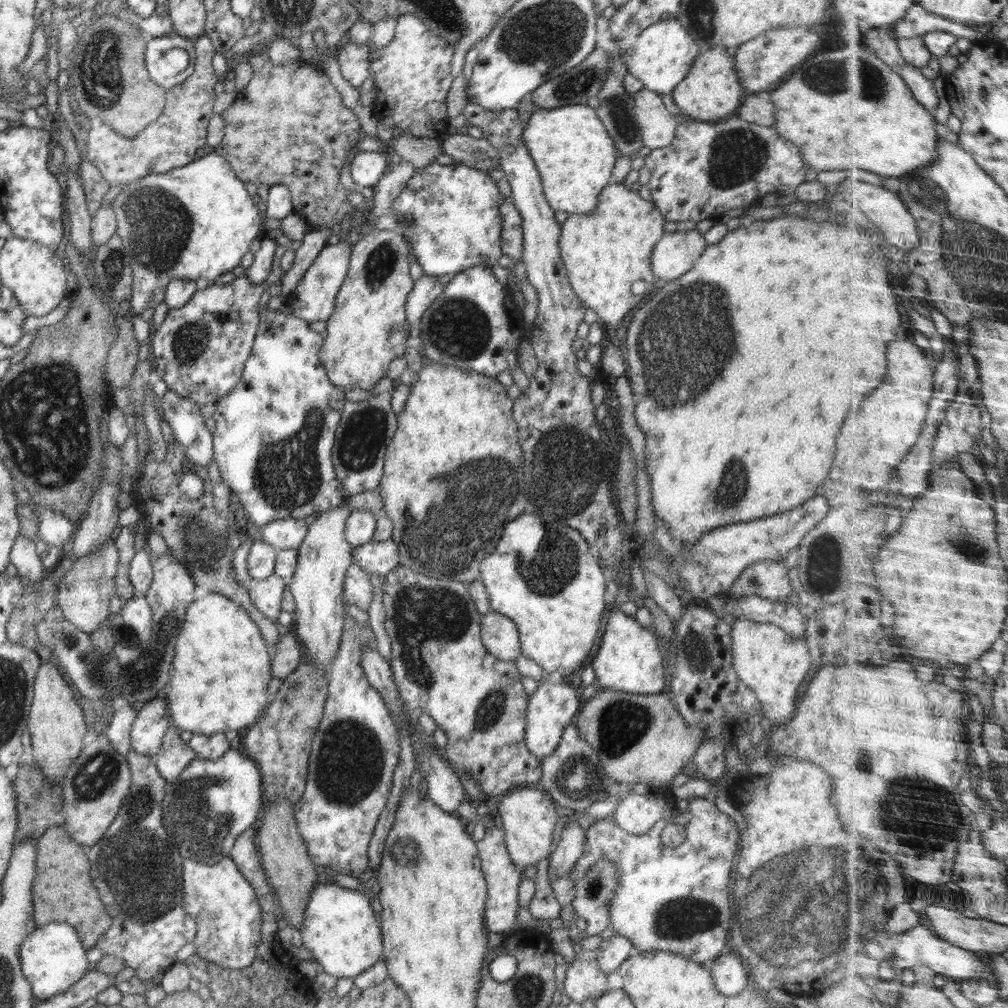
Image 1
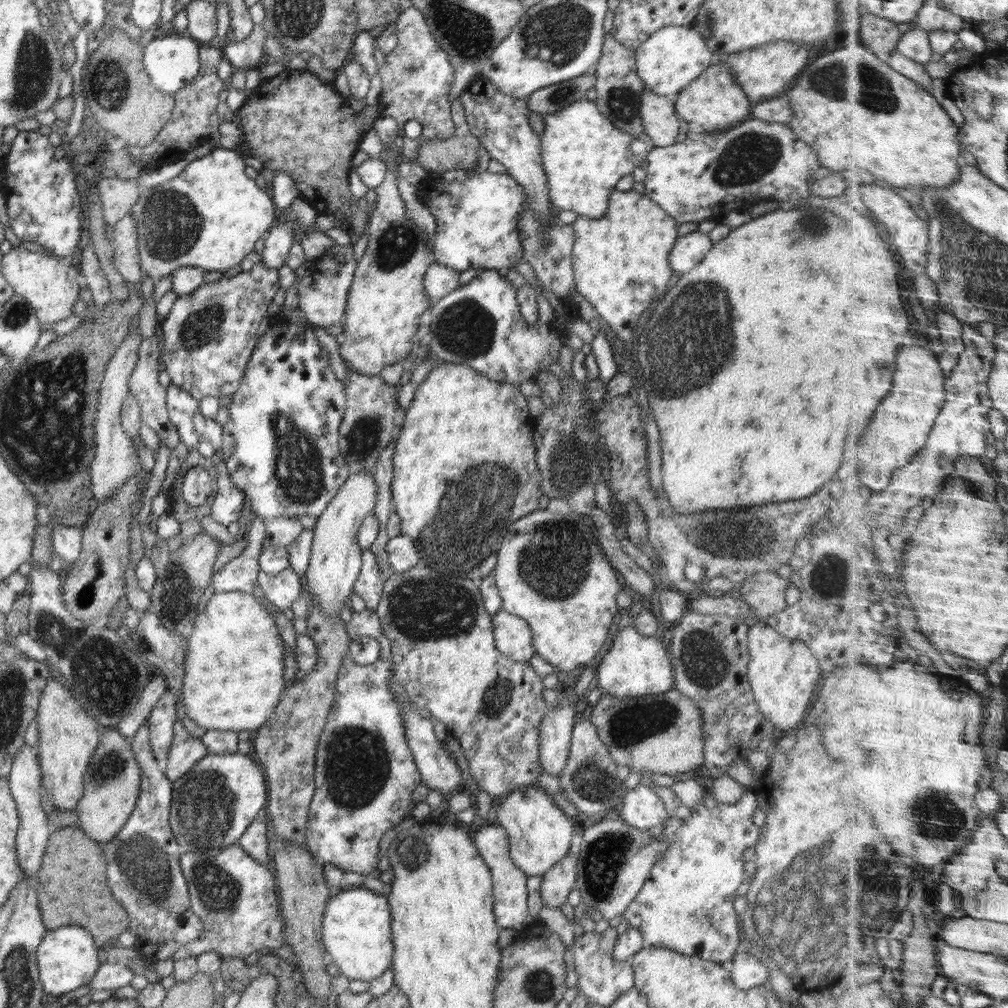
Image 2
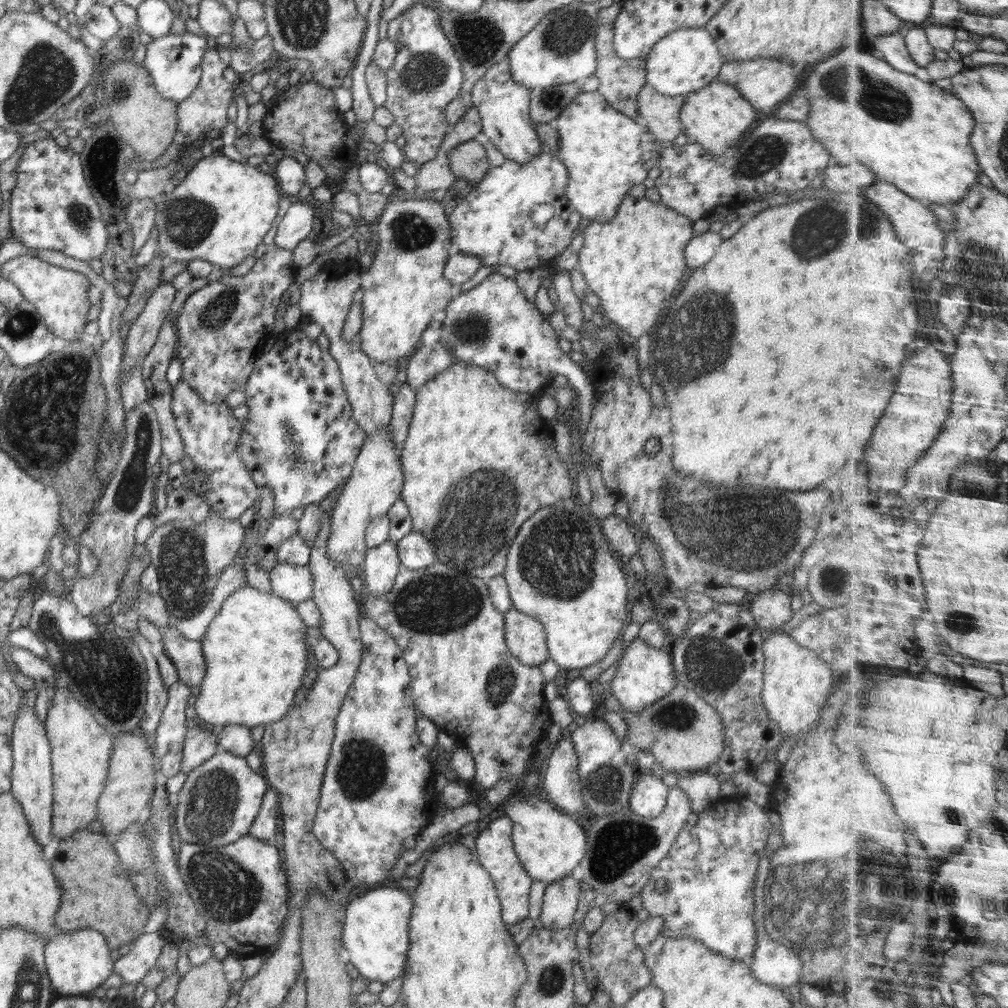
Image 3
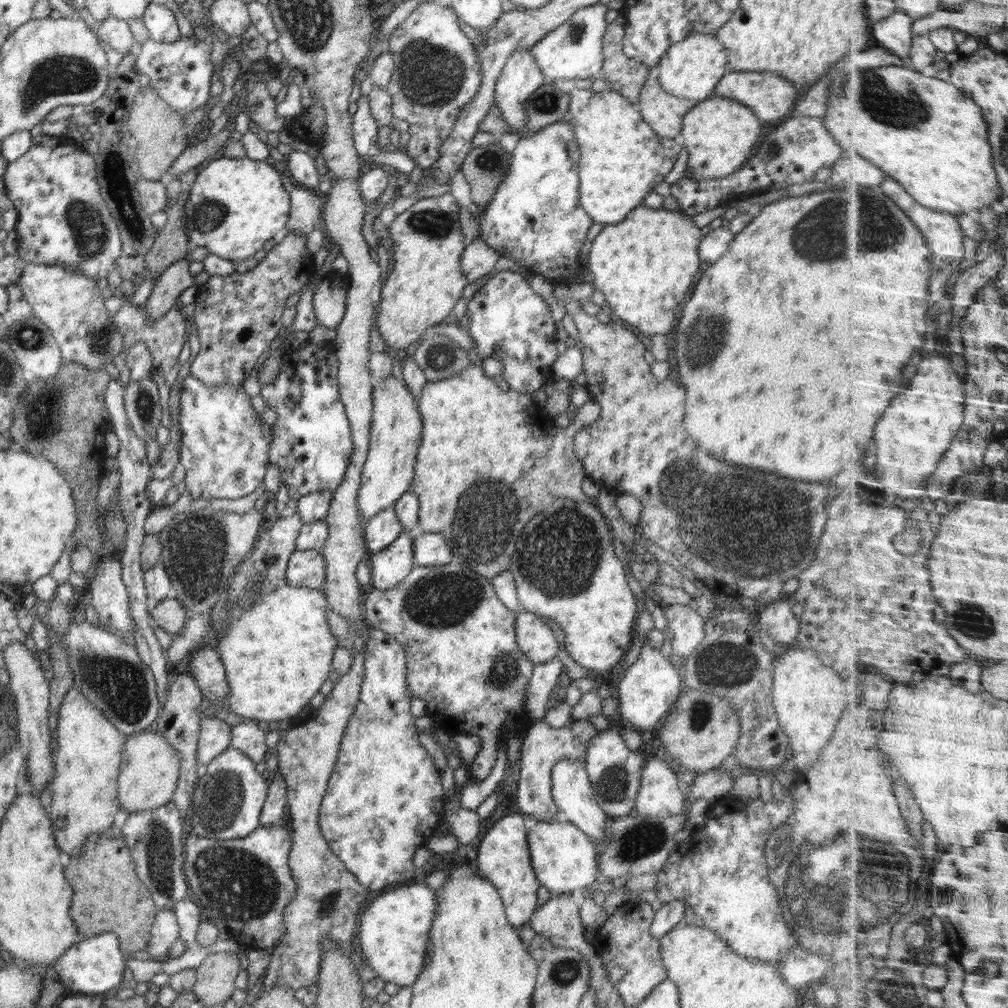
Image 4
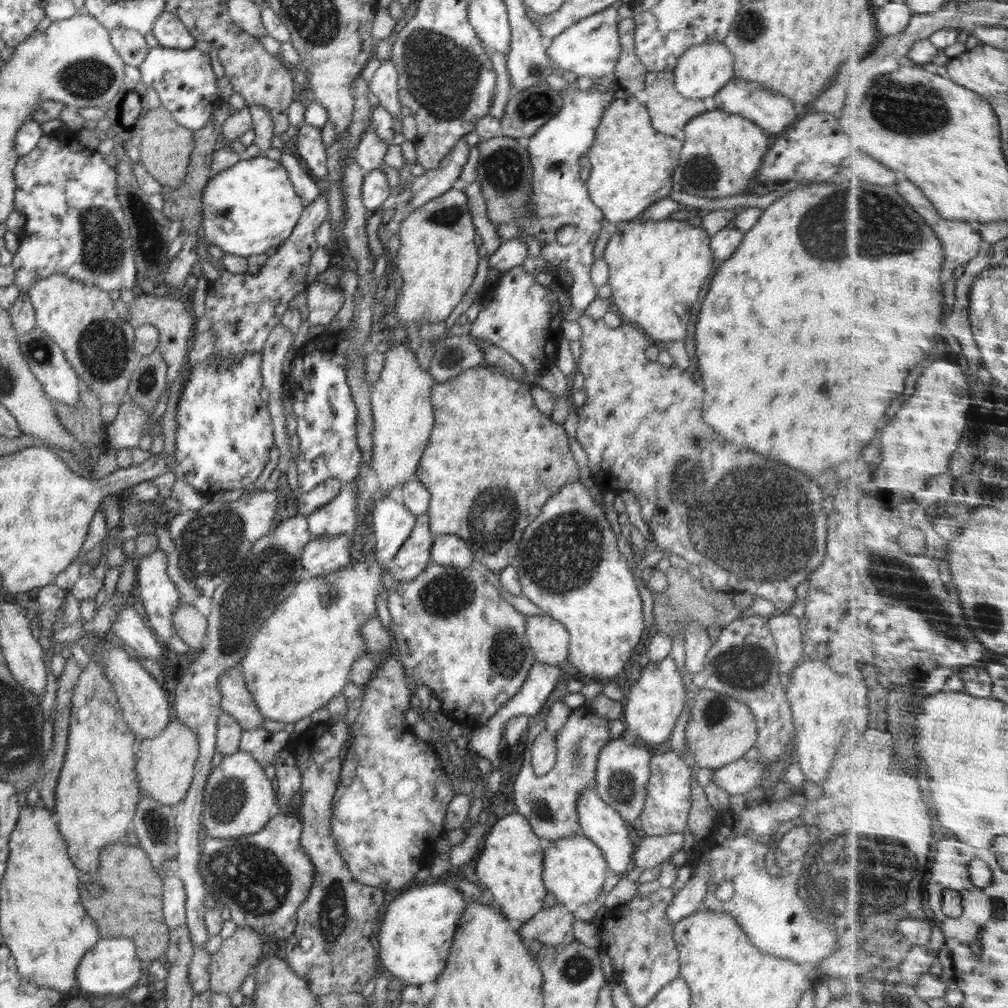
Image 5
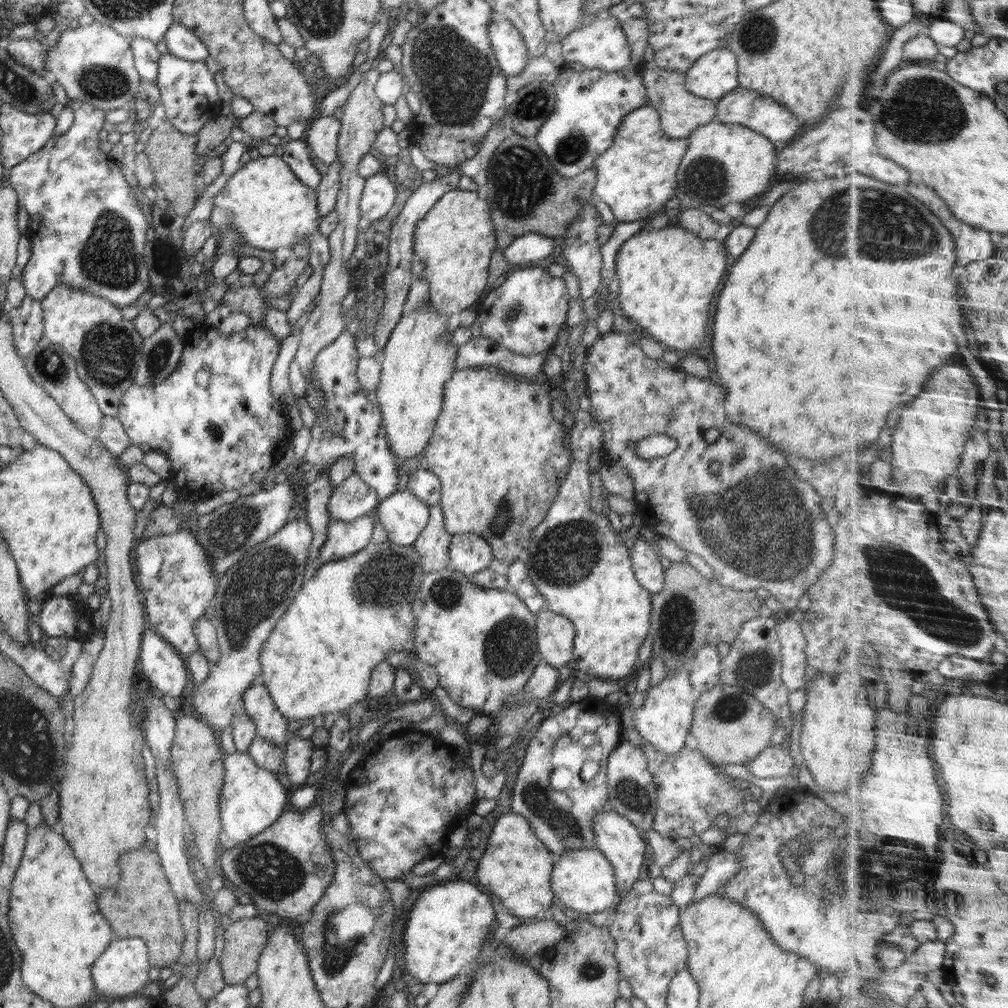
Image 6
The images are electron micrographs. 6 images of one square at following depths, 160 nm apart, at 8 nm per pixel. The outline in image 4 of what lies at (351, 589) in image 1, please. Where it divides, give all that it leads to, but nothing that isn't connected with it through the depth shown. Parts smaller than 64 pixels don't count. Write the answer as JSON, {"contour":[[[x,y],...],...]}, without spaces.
{"contour":[[[403,532],[382,552],[367,555],[371,568],[371,583],[369,588],[391,590],[403,582],[414,563],[415,532]]]}

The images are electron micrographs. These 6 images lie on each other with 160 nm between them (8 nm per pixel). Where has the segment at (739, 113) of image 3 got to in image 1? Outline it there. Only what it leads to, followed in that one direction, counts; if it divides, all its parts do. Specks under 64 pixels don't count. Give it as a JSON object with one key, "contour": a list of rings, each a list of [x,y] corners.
{"contour":[[[722,46],[708,48],[700,52],[688,70],[684,80],[674,87],[673,101],[682,113],[699,121],[719,121],[728,115],[736,115],[742,106],[741,96],[744,94],[735,72],[734,58],[731,51]]]}

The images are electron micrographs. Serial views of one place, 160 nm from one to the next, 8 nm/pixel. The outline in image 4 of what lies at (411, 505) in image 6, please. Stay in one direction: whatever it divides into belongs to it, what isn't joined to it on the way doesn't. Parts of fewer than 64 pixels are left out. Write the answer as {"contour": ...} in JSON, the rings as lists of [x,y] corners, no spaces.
{"contour":[[[393,507],[385,508],[368,520],[364,527],[364,539],[368,553],[382,552],[404,532],[402,522]]]}

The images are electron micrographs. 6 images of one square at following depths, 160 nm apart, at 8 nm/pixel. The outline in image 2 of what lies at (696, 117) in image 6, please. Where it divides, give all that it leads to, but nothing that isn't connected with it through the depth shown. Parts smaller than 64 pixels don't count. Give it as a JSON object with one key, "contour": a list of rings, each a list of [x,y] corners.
{"contour":[[[645,88],[641,94],[639,109],[646,133],[654,147],[666,147],[679,141],[682,133],[679,130],[674,102]]]}

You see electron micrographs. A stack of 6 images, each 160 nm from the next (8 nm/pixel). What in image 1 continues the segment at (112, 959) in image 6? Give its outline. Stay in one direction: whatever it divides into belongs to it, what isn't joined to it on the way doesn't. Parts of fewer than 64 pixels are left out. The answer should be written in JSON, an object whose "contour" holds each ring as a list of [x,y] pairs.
{"contour":[[[51,922],[34,927],[34,930],[20,943],[20,966],[26,980],[30,983],[32,995],[37,1002],[46,1001],[70,988],[71,984],[78,982],[83,974],[88,971],[90,963],[86,959],[87,949],[82,946],[82,941],[76,929],[66,923]]]}

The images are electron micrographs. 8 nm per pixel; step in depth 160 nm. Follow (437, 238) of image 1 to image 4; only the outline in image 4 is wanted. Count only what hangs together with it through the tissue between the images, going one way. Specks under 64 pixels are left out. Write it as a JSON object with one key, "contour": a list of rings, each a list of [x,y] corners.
{"contour":[[[568,116],[562,123],[549,124],[536,135],[520,139],[511,152],[508,176],[491,201],[484,208],[472,208],[482,242],[502,256],[508,252],[522,267],[556,281],[582,268],[578,254],[593,223],[580,206],[580,177],[568,157],[566,142],[574,139]]]}

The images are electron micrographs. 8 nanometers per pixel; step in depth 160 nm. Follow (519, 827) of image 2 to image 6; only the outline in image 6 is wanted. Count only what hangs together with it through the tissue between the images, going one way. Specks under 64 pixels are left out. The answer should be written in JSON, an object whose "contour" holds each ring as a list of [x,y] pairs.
{"contour":[[[574,849],[555,856],[550,879],[557,904],[565,906],[569,915],[602,912],[616,906],[621,897],[616,892],[614,868],[596,849]]]}

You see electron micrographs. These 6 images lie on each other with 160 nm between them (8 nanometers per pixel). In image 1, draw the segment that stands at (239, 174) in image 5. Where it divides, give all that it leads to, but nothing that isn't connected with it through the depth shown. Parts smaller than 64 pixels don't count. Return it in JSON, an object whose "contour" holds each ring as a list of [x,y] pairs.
{"contour":[[[208,150],[204,157],[195,158],[186,166],[173,168],[164,174],[152,174],[122,187],[122,192],[111,200],[111,208],[113,208],[117,224],[115,233],[121,237],[121,248],[125,252],[125,258],[131,265],[133,289],[131,298],[127,302],[127,306],[129,307],[129,312],[132,316],[141,314],[144,310],[148,310],[148,308],[155,309],[161,302],[165,302],[165,290],[172,278],[193,280],[198,283],[197,288],[199,290],[214,285],[218,282],[221,274],[224,274],[224,272],[230,272],[233,268],[236,268],[236,266],[241,264],[240,259],[250,250],[249,248],[252,244],[252,240],[257,236],[262,236],[264,234],[264,220],[260,217],[258,207],[254,205],[252,198],[248,195],[248,192],[245,189],[245,184],[236,177],[236,172],[232,170],[230,163],[228,163],[225,158],[222,158],[222,156],[212,152],[211,150]]]}

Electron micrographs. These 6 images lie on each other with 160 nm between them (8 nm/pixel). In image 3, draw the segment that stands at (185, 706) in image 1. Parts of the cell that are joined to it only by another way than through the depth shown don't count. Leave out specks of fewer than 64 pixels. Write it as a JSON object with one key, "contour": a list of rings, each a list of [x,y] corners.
{"contour":[[[243,586],[230,594],[222,603],[218,614],[208,625],[202,637],[201,647],[206,661],[205,677],[199,686],[199,694],[192,701],[190,714],[201,724],[215,727],[236,724],[252,729],[260,724],[278,722],[291,708],[296,690],[309,684],[306,674],[308,650],[304,640],[309,639],[296,605],[275,596],[259,592],[256,588]]]}

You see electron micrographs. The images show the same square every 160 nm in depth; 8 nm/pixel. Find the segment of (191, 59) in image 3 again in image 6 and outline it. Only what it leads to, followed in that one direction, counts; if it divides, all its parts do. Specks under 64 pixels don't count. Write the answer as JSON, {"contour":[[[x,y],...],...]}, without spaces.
{"contour":[[[162,54],[158,60],[158,84],[160,98],[166,113],[166,121],[186,134],[196,135],[212,118],[220,116],[220,101],[214,75],[205,62],[190,62],[172,54]]]}

